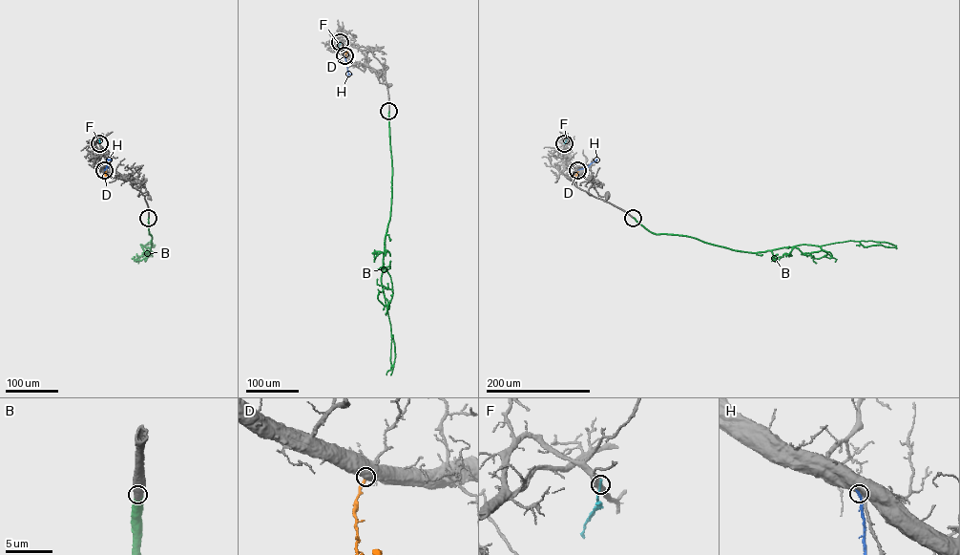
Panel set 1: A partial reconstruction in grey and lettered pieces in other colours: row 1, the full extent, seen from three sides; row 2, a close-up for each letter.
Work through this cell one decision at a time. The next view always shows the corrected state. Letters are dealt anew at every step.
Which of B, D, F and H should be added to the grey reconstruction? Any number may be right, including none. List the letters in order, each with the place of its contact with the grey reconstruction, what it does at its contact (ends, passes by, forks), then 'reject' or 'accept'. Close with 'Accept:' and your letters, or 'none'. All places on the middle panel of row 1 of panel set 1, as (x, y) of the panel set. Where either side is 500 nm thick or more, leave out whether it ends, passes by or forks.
B: (388, 111) | accept
D: (345, 56) | reject
F: (340, 42) | it ends | reject
H: (344, 55) | reject
Accept: B

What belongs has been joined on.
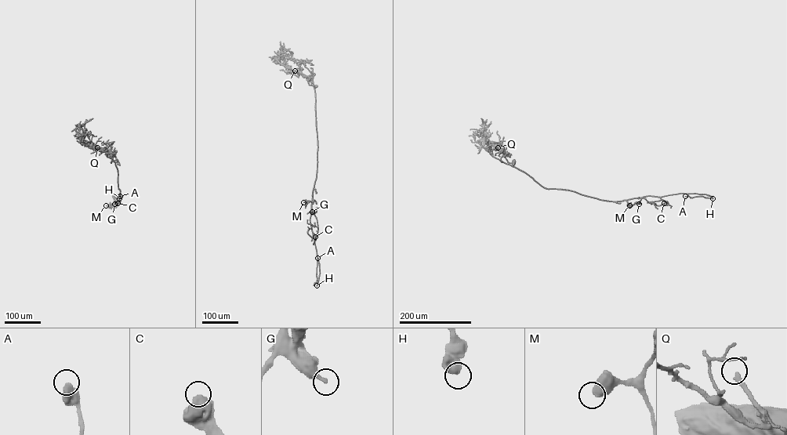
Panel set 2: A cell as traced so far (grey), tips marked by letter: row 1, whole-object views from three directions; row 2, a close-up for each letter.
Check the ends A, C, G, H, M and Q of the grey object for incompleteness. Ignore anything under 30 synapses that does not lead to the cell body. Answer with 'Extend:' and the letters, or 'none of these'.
Extend: Q

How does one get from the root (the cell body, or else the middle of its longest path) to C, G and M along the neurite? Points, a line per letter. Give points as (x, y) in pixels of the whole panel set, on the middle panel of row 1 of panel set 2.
C: (316, 86), (309, 85), (308, 81), (313, 74), (317, 164), (310, 222), (314, 241), (315, 237)
G: (316, 86), (309, 85), (308, 77), (313, 74), (317, 150), (311, 214), (314, 213), (312, 212)
M: (316, 86), (309, 85), (308, 77), (313, 74), (317, 169), (312, 197), (314, 201), (303, 202)

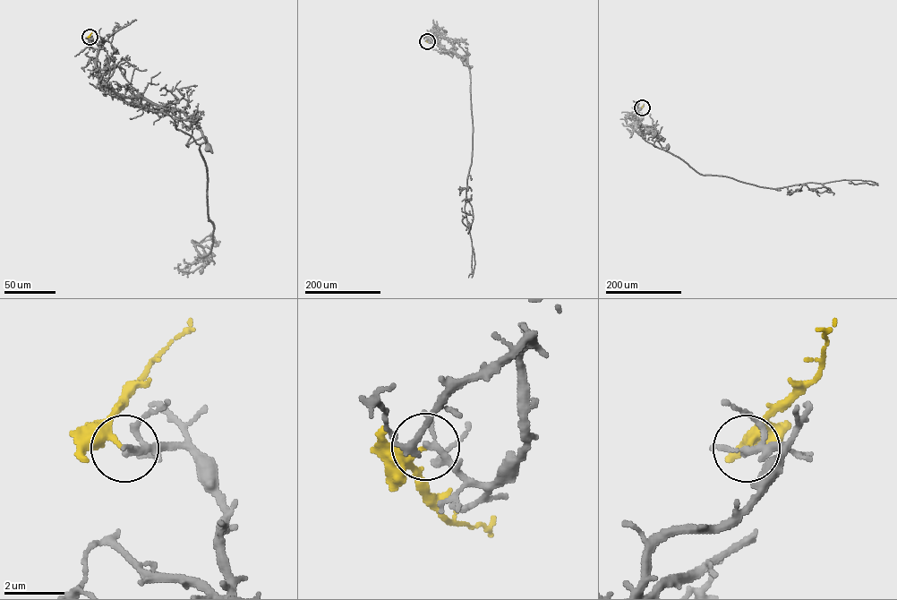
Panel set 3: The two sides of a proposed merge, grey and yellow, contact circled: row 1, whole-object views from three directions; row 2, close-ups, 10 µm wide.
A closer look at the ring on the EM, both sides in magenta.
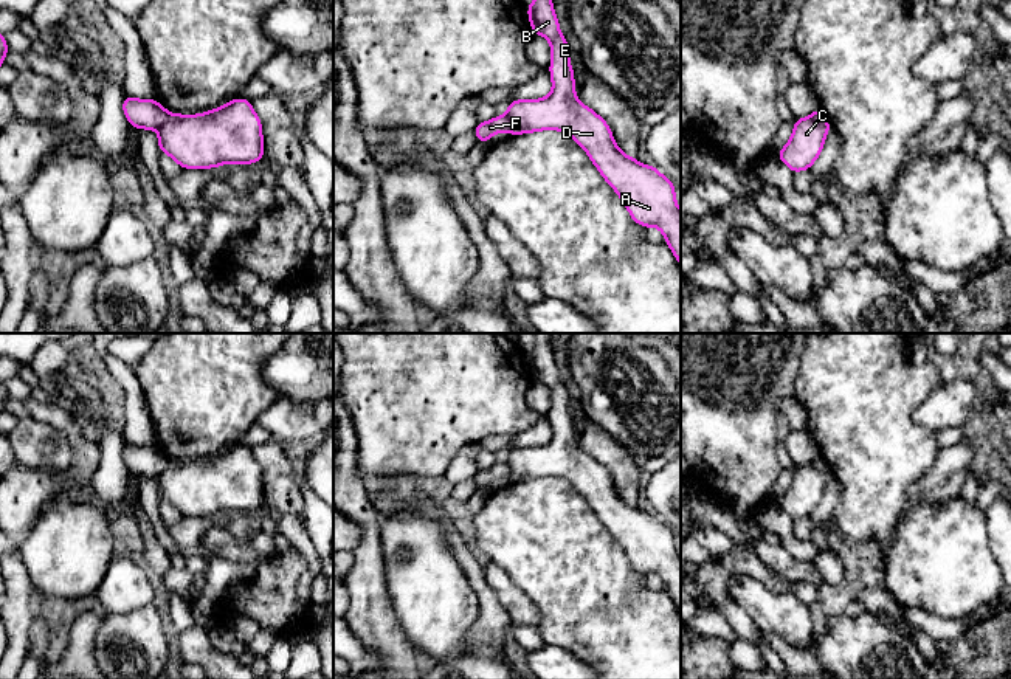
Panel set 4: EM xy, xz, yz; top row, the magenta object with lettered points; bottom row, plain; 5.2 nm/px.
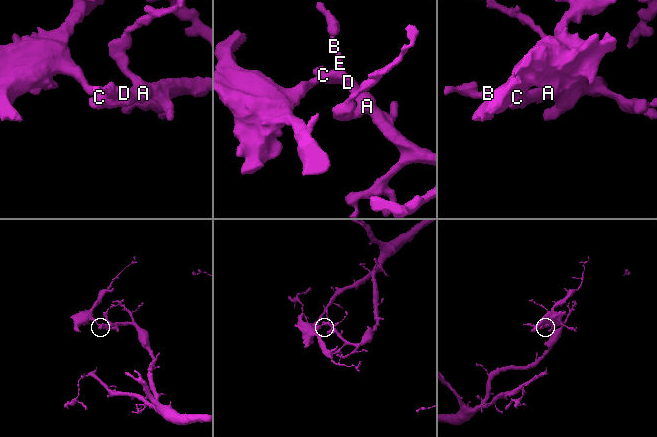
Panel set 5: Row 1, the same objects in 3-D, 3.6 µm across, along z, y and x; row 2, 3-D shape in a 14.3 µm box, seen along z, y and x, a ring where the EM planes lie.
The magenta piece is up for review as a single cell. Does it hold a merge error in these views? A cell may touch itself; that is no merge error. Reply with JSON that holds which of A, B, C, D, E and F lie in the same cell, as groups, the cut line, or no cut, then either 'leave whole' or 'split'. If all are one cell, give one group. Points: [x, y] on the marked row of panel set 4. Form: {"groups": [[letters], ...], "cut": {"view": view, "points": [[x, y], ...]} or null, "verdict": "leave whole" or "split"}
{"groups": [["A", "B", "C", "D", "E"], ["F"]], "cut": {"view": "xz", "points": [[504, 115], [512, 132]]}, "verdict": "split"}

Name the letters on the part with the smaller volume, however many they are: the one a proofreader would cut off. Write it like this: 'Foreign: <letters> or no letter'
Foreign: F

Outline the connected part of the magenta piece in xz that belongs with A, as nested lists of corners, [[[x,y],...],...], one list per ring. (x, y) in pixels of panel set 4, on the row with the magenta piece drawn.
[[[533,0],[527,6],[532,31],[550,42],[550,81],[554,88],[543,99],[510,101],[506,116],[512,135],[561,130],[586,150],[594,166],[625,203],[631,219],[644,228],[662,231],[681,267],[681,211],[675,184],[654,166],[626,157],[616,144],[611,129],[575,96],[571,50],[561,36],[552,0]]]

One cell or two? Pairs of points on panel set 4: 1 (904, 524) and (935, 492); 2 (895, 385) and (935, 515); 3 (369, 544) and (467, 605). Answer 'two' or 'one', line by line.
1: two
2: one
3: two

